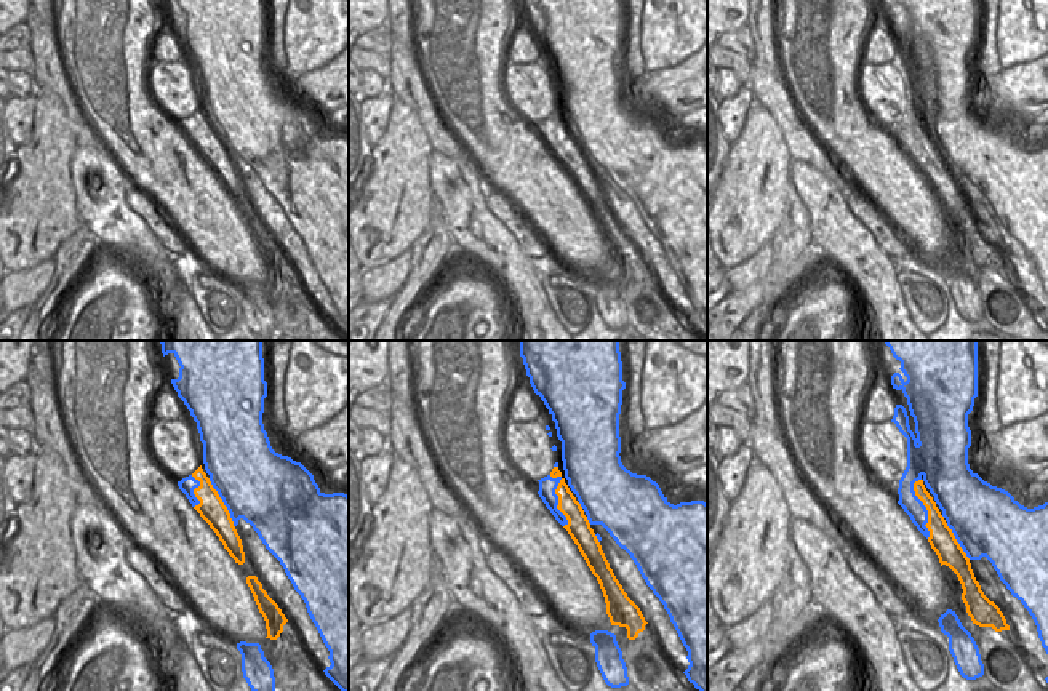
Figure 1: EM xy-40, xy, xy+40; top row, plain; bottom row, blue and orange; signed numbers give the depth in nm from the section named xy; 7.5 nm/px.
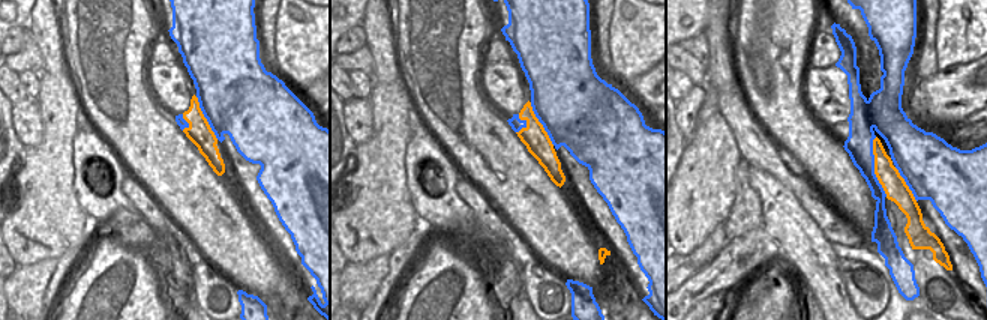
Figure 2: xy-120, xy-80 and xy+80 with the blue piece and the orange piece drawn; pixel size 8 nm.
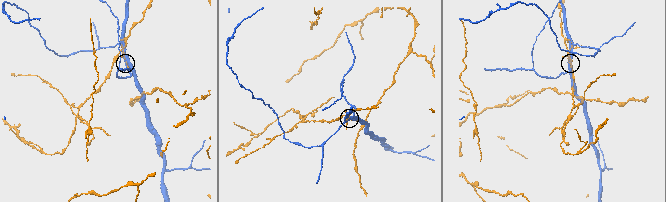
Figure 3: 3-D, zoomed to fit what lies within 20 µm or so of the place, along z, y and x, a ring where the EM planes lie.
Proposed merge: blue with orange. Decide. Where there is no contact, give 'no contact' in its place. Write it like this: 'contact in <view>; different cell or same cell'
contact in xy+40; different cell

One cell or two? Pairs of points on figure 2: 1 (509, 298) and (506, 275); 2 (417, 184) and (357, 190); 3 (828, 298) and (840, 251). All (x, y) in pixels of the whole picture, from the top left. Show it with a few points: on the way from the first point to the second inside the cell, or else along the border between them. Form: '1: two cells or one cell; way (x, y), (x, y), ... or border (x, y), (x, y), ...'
1: one cell; way (507, 292), (506, 281)
2: two cells; border (407, 149), (405, 187), (417, 215)
3: two cells; border (830, 244), (839, 257)

